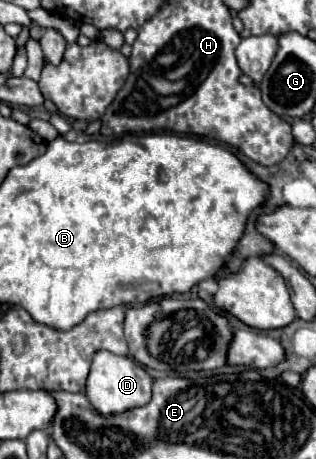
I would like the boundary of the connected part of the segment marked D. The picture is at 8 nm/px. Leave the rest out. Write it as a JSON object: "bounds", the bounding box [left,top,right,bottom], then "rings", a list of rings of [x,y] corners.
{"bounds":[85,350,153,416],"rings":[[[99,350],[93,356],[91,372],[85,384],[85,394],[97,412],[105,416],[121,414],[125,410],[145,406],[151,400],[151,384],[153,384],[153,378],[143,370],[143,366],[139,366],[129,356],[117,356],[113,352]]]}

